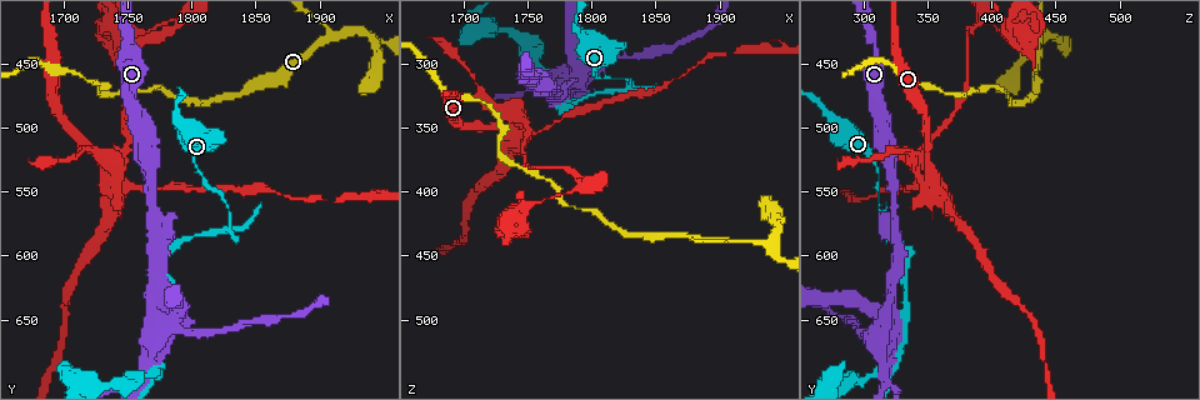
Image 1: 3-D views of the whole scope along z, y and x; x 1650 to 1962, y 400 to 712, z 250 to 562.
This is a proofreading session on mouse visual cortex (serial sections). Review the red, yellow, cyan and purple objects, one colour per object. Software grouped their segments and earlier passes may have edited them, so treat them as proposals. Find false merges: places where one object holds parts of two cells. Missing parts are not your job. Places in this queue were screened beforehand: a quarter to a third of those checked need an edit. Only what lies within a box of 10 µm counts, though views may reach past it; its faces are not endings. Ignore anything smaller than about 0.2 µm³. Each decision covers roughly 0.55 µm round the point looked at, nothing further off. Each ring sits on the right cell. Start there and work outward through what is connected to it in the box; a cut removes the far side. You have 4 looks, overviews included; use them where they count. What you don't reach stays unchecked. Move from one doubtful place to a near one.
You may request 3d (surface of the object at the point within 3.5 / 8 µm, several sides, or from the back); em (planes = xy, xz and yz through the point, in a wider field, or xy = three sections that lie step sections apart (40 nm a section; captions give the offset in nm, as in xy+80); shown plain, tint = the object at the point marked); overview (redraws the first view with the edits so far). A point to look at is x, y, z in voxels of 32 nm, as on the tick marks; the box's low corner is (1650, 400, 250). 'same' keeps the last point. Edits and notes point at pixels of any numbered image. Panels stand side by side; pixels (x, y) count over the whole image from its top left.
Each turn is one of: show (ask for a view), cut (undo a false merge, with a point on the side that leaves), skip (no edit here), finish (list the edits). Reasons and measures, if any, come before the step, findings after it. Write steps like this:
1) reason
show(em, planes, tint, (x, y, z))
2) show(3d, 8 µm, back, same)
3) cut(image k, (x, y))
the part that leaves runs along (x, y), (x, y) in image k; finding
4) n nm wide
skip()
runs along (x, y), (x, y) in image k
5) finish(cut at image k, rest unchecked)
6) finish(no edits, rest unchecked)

sharp bend
show(3d, 8 µm, (1730, 474, 370))

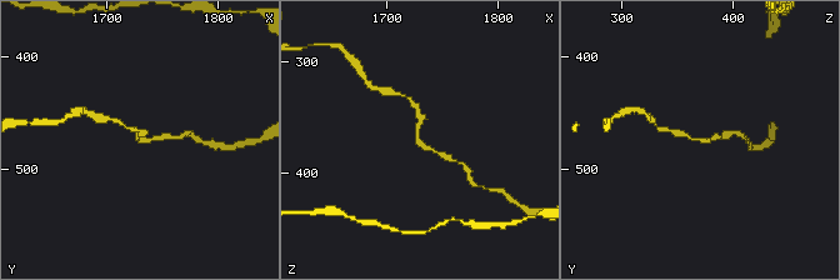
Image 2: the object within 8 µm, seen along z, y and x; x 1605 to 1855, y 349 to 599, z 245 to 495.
now the EM
show(em, xy, step 2, tint, same)

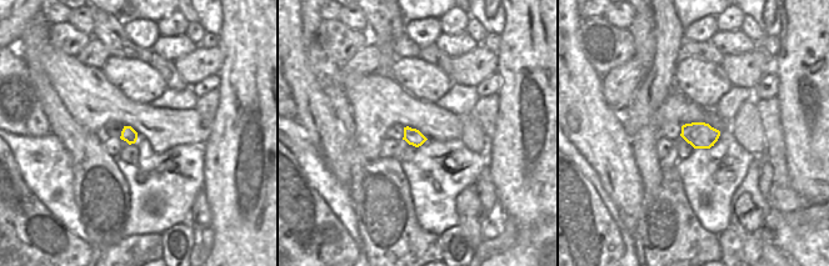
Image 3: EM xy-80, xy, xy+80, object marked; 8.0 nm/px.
skip()
runs along (449, 159), (418, 141), (416, 106) in image 2; all the same cell

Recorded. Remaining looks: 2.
sharp bend
show(3d, 3.5 µm, (1830, 576, 316))

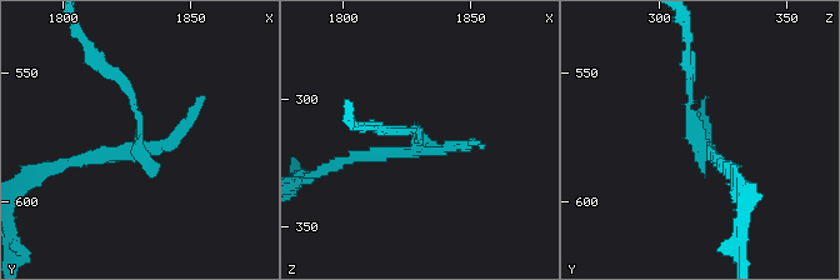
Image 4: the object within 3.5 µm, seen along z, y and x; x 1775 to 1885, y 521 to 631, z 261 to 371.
now the EM
show(em, planes, tint, (1830, 577, 316))

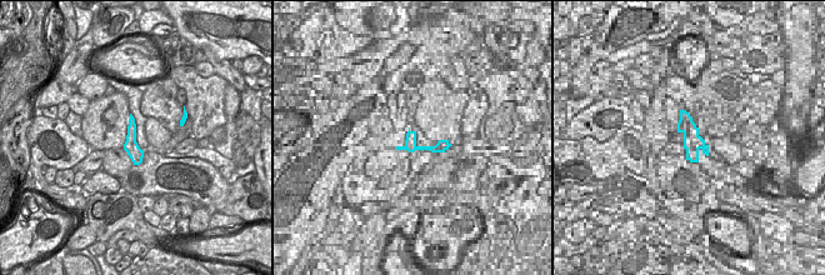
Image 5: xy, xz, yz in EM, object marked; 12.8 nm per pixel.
cut(image 4, (86, 159))
the part that leaves runs along (126, 151), (73, 159), (34, 175) in image 4; two cells meet here

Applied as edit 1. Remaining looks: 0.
finish(cut at image 4, rest unchecked)

